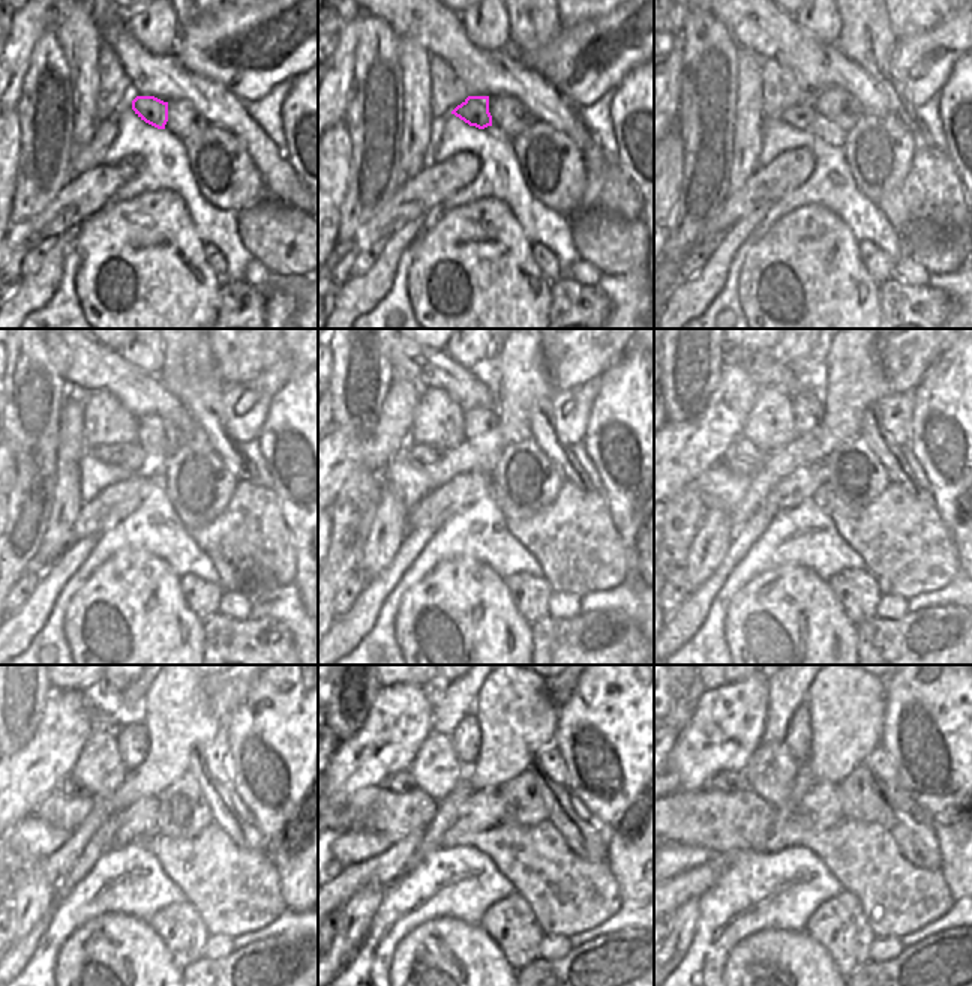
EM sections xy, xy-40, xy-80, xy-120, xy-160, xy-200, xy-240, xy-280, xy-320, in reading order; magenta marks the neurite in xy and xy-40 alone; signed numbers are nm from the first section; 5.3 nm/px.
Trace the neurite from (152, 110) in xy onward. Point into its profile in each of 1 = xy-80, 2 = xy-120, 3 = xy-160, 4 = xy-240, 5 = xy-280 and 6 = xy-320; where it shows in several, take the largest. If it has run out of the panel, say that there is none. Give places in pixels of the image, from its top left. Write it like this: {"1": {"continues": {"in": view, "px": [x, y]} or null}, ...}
{"1": {"continues": {"in": "xy-80", "px": [803, 116]}}, "2": {"continues": {"in": "xy-120", "px": [132, 456]}}, "3": {"continues": {"in": "xy-160", "px": [423, 455]}}, "4": {"continues": {"in": "xy-240", "px": [69, 785]}}, "5": {"continues": {"in": "xy-280", "px": [402, 782]}}, "6": {"continues": {"in": "xy-320", "px": [723, 781]}}}

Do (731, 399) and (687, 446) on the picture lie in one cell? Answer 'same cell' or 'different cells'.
same cell

